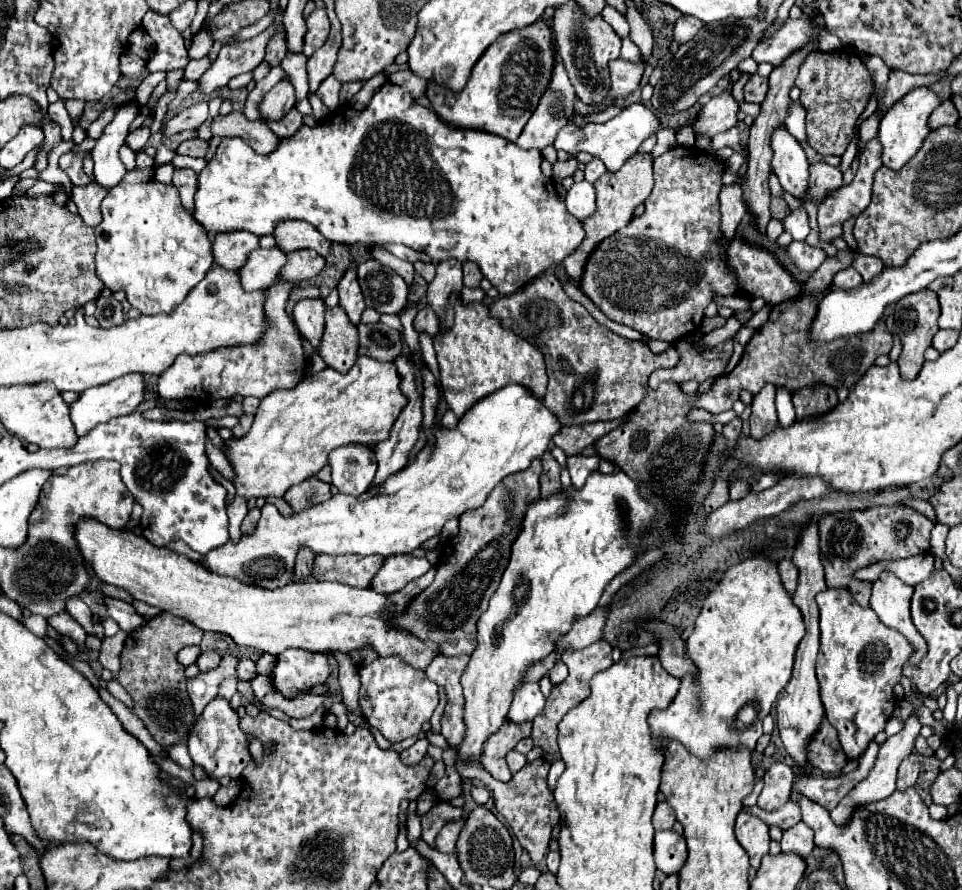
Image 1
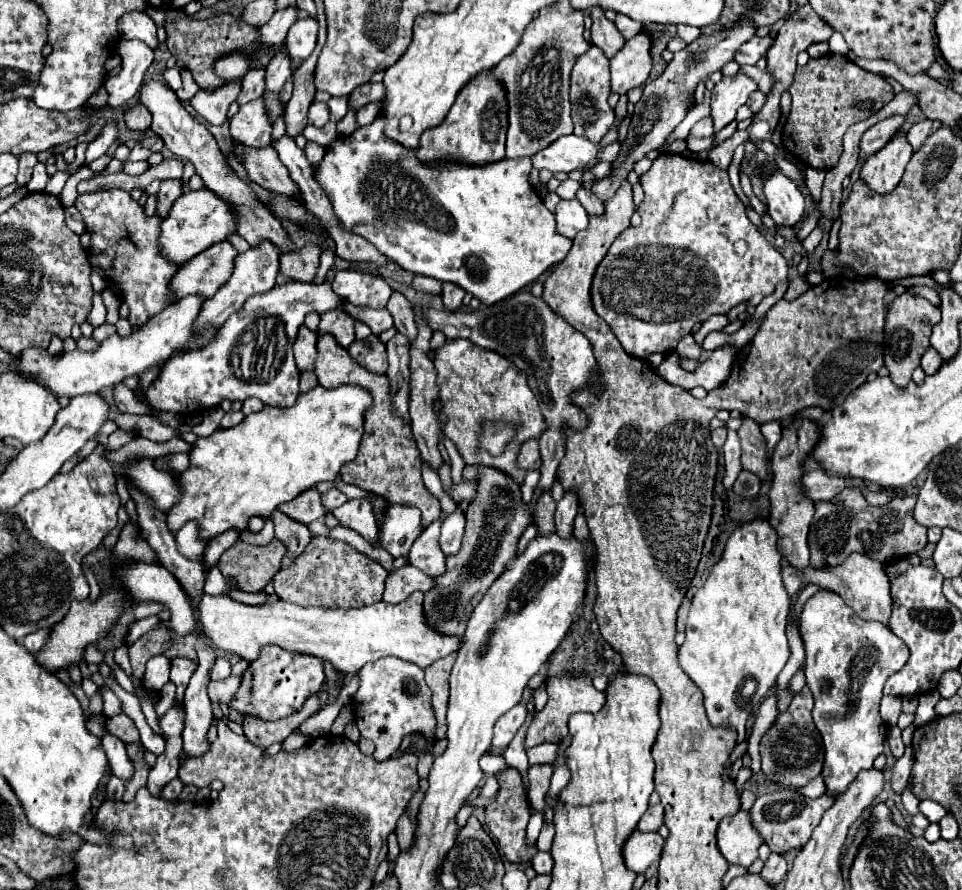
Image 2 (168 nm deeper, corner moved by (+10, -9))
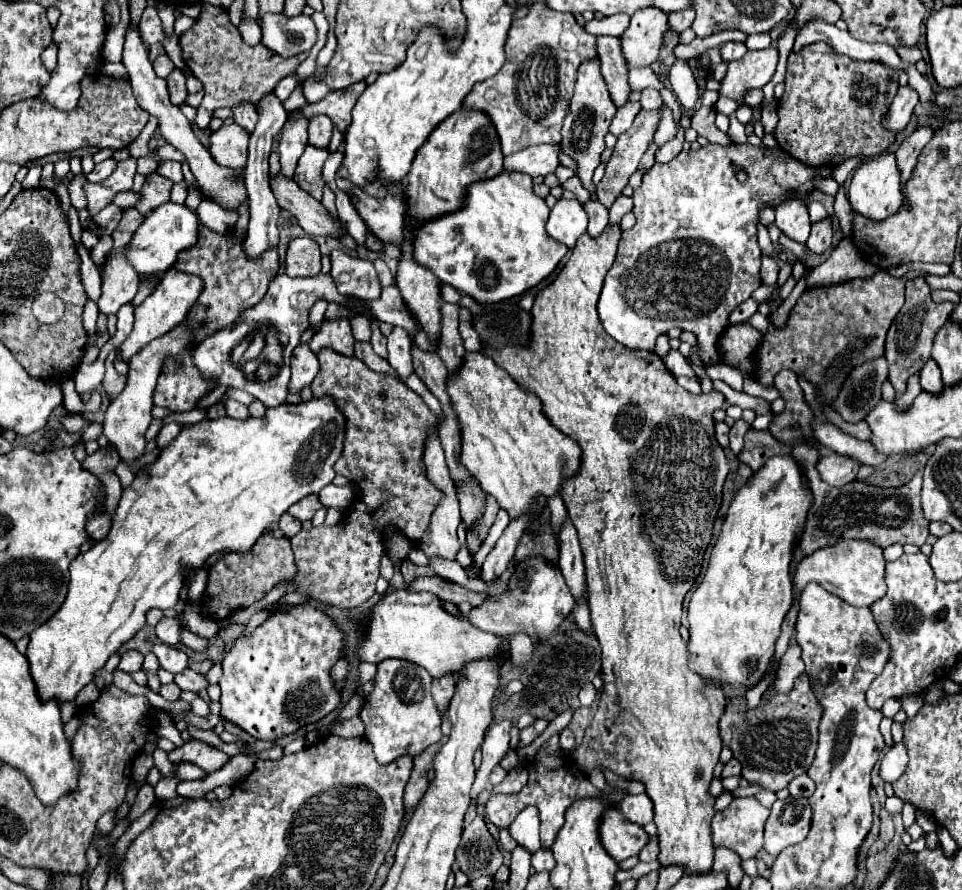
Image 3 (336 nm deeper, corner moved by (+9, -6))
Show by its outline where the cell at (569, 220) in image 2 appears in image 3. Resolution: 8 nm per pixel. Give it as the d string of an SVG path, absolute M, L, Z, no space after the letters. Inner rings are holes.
M557 200L557 204L551 210L551 216L547 220L547 234L565 244L567 248L573 248L577 238L585 234L587 226L587 212L577 200Z

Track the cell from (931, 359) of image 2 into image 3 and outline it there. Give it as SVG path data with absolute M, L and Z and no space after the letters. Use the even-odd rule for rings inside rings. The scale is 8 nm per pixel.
M929 360L929 362L923 366L919 378L921 378L921 388L923 388L925 392L929 392L929 394L939 394L939 392L943 390L941 372L937 370L937 364L935 364L933 360Z

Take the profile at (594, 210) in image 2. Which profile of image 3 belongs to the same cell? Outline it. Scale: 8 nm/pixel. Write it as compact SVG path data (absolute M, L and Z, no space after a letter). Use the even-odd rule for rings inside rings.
M589 200L589 202L585 202L585 212L589 214L589 228L587 228L587 234L589 234L591 238L601 236L601 232L607 228L609 210L607 210L605 206L601 206L601 202Z

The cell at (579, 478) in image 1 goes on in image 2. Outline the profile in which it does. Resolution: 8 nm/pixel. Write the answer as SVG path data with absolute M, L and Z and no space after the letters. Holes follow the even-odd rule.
M570 489L556 503L556 533L560 533L560 537L570 537L576 513L578 513L578 493Z

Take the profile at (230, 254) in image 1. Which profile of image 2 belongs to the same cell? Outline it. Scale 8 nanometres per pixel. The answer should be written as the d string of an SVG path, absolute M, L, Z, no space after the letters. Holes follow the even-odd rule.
M222 241L220 245L212 245L204 249L204 253L192 257L192 261L180 265L170 283L176 299L192 293L200 293L210 299L216 289L220 289L220 285L224 285L224 281L228 281L232 275L236 255L236 249L228 241Z

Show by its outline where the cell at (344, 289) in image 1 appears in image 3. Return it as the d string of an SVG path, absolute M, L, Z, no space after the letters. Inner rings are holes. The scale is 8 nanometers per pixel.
M337 320L337 322L325 322L321 330L311 338L309 348L313 354L319 354L323 348L331 348L337 354L353 356L353 344L355 338L351 334L349 320Z

